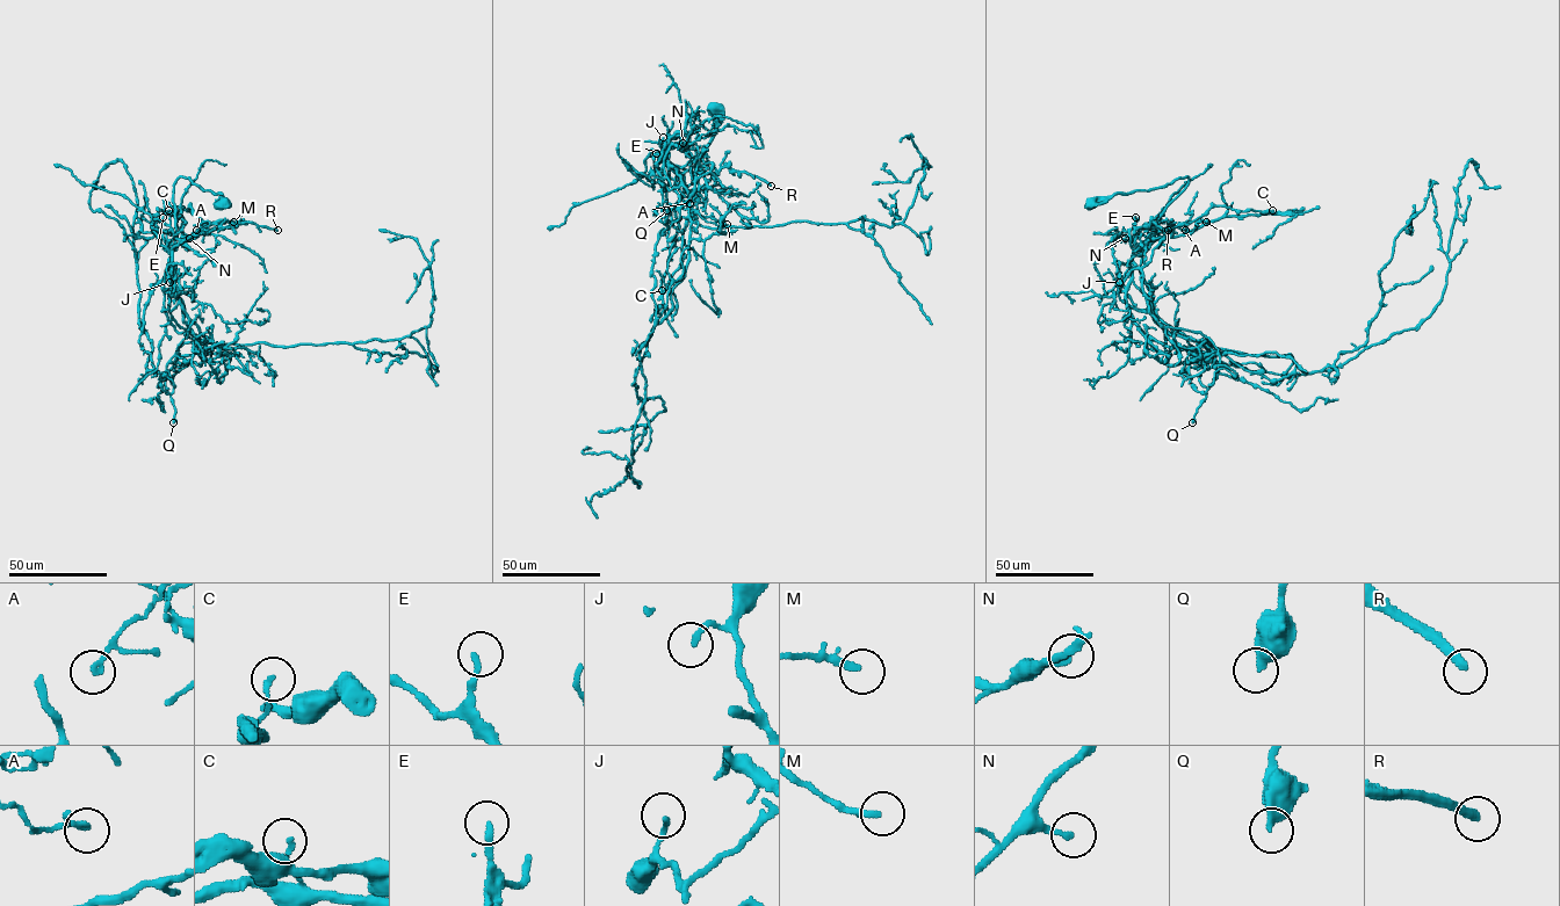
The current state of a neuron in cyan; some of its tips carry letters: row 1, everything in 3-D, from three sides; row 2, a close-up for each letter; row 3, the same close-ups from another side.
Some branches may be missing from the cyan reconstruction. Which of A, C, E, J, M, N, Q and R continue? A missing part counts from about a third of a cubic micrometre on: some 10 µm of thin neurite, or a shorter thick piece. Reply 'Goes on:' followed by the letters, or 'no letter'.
Goes on: no letter

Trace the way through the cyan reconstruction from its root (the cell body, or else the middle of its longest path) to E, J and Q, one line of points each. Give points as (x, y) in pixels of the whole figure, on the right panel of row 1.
E: (1091, 203), (1165, 187), (1187, 176), (1186, 186), (1165, 207), (1155, 233), (1133, 249), (1129, 231), (1135, 217)
J: (1091, 203), (1189, 179), (1158, 217), (1155, 233), (1134, 252), (1131, 282), (1119, 291), (1124, 287), (1119, 282)
Q: (1091, 203), (1189, 179), (1158, 217), (1140, 270), (1158, 319), (1210, 354), (1217, 371), (1192, 422)

